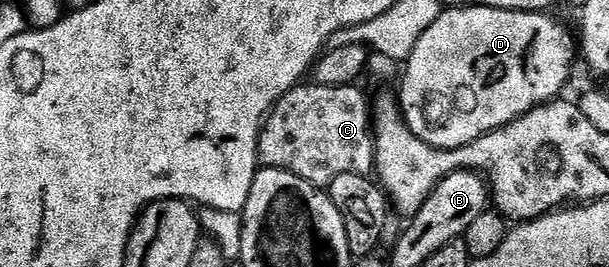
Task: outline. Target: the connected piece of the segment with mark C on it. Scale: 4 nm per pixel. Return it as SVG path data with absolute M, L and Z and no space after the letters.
M301 84L283 94L260 129L259 165L285 170L317 188L327 188L338 176L371 175L376 168L372 106L358 87Z

